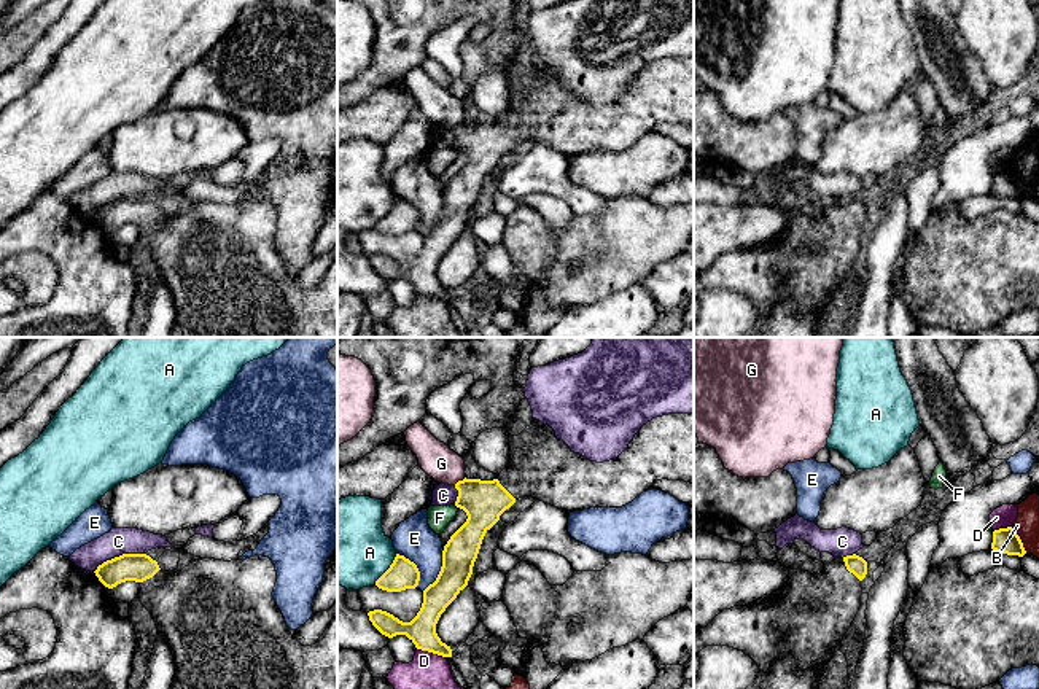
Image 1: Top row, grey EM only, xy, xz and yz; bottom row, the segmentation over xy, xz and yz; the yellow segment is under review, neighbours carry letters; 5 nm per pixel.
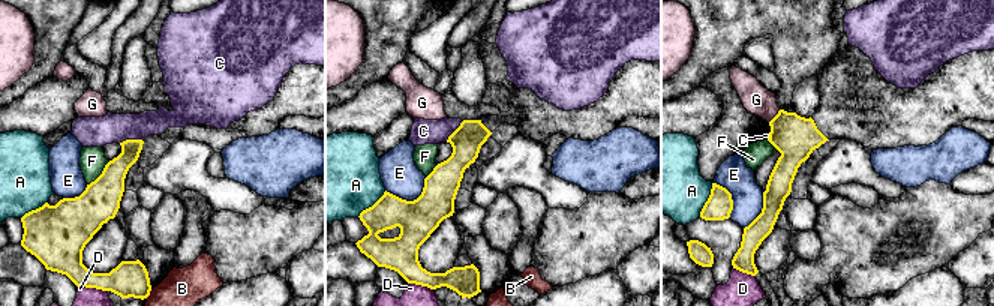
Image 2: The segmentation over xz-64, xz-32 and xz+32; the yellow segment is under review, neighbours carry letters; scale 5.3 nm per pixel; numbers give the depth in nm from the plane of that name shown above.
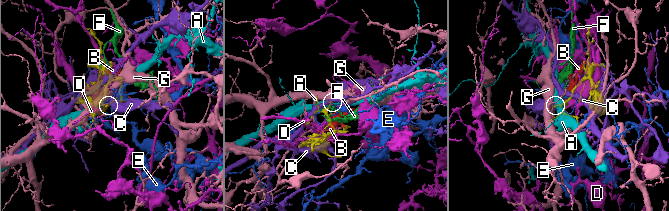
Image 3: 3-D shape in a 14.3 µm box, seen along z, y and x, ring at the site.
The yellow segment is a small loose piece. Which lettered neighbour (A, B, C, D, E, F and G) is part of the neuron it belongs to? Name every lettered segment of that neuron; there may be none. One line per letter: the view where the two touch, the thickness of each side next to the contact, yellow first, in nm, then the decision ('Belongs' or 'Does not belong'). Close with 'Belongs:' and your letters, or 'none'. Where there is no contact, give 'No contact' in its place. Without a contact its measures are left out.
A: Touches yellow in xz. Thickness 150 nm (yellow) against 400 nm. Does not belong
B: Touches yellow in yz. Thickness 130 nm (yellow) against 130 nm. Does not belong
C: Touches yellow in xy. Thickness 140 nm (yellow) against 140 nm. Does not belong
D: Touches yellow in xz. Thickness 140 nm (yellow) against 300 nm. Does not belong
E: Touches yellow in xz. Thickness 170 nm (yellow) against 200 nm. Does not belong
F: No contact. Does not belong
G: Touches yellow in xz. Thickness 220 nm (yellow) against 170 nm. Does not belong
Belongs: none

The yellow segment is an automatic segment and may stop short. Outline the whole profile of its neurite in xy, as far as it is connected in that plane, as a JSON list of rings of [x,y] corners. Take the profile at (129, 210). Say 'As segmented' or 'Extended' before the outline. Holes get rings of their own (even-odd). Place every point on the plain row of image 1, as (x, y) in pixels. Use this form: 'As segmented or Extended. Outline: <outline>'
Extended. Outline: [[[123,197],[103,205],[94,216],[108,232],[126,224],[140,228],[138,243],[151,256],[173,299],[170,337],[337,337],[337,259],[315,288],[302,290],[272,240],[277,215],[269,200],[199,202],[173,216],[162,215],[146,197]]]

